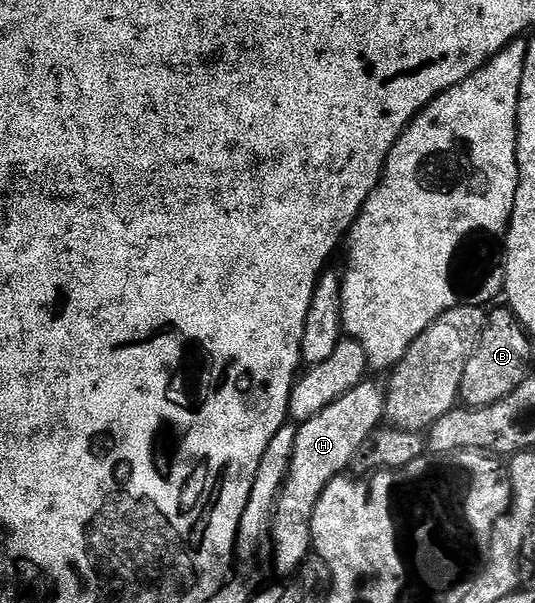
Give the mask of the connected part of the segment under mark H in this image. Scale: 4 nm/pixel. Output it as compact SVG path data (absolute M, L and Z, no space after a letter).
M364 381L356 385L344 397L332 401L316 417L301 420L294 452L290 458L290 468L282 482L282 493L274 509L272 520L272 543L274 539L274 563L282 575L290 575L305 564L312 551L310 541L310 518L320 493L334 479L339 478L349 468L356 449L364 445L366 438L377 431L386 412L386 392L381 386Z

